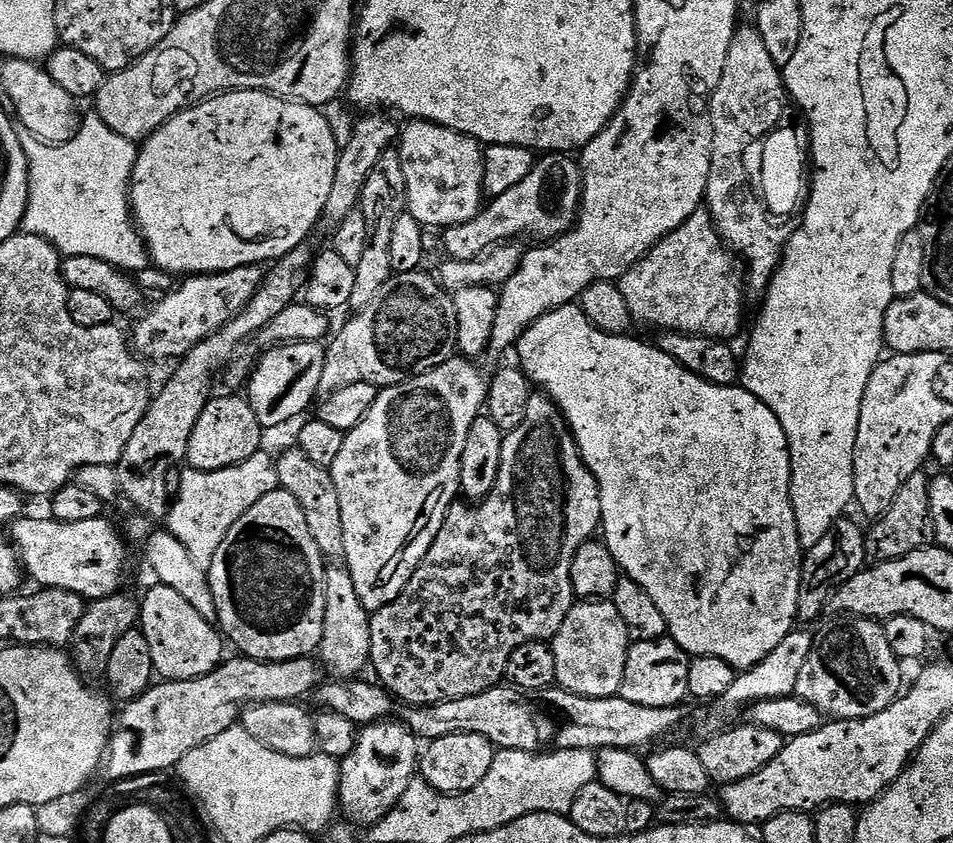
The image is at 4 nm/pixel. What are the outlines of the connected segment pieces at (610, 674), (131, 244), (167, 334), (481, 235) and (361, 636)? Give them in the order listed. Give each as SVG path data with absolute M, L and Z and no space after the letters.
M611 599L580 600L573 603L566 614L566 622L558 630L558 634L550 641L554 650L554 670L556 684L570 690L570 694L578 694L586 698L610 698L619 693L622 686L622 674L626 674L626 654L628 653L628 631L618 606L612 604Z
M95 114L85 115L77 136L65 144L48 144L27 130L20 132L20 141L22 148L26 150L30 178L30 194L22 225L23 231L46 238L64 256L102 258L122 272L143 273L150 264L148 245L144 243L144 238L138 231L130 199L137 145L122 138L122 134L114 134L114 130L110 130L110 126L106 126L106 122Z
M243 264L241 268L225 272L189 275L185 284L177 283L171 292L163 293L157 299L160 301L137 322L136 329L131 329L130 340L135 351L149 361L175 361L184 357L198 346L198 342L222 330L226 322L234 319L252 301L264 281L264 273L265 269L259 264Z
M563 152L541 155L530 174L526 174L518 186L506 190L506 194L495 197L487 206L481 207L470 222L443 229L443 251L454 260L473 260L495 244L504 244L508 240L528 236L533 236L536 242L557 240L575 225L583 197L584 173L579 163Z
M332 562L327 565L326 574L326 610L325 630L318 649L318 656L325 665L333 668L340 678L356 678L363 668L369 667L370 654L370 614L362 606L362 598L358 598L358 589L354 586L354 578L350 574L347 563Z

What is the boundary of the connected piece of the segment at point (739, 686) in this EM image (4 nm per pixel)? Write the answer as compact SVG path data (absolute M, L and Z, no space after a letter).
M793 630L790 634L786 634L786 638L782 638L782 642L778 642L778 646L774 646L774 650L770 650L770 654L766 654L766 658L762 658L762 662L737 674L734 686L730 686L730 690L726 690L726 694L722 694L722 698L718 698L711 705L712 713L708 716L709 729L720 730L731 725L737 719L735 716L739 712L741 715L748 705L754 702L793 695L798 686L798 674L802 674L802 665L806 662L806 658L810 658L812 637L811 631Z

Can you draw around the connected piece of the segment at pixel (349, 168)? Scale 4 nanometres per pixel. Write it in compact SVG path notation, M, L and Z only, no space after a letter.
M372 110L361 115L353 126L353 138L346 147L340 149L338 170L334 170L334 187L330 190L330 198L326 198L326 206L322 217L323 227L334 230L346 218L346 214L357 211L360 207L362 186L366 186L366 178L370 178L370 170L399 141L402 128L398 123L380 110Z

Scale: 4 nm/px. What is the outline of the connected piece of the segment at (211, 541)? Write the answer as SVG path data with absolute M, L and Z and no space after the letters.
M267 450L255 452L246 462L213 472L185 467L178 476L178 491L168 509L167 531L172 532L200 564L208 566L230 528L259 499L280 488L276 460Z

